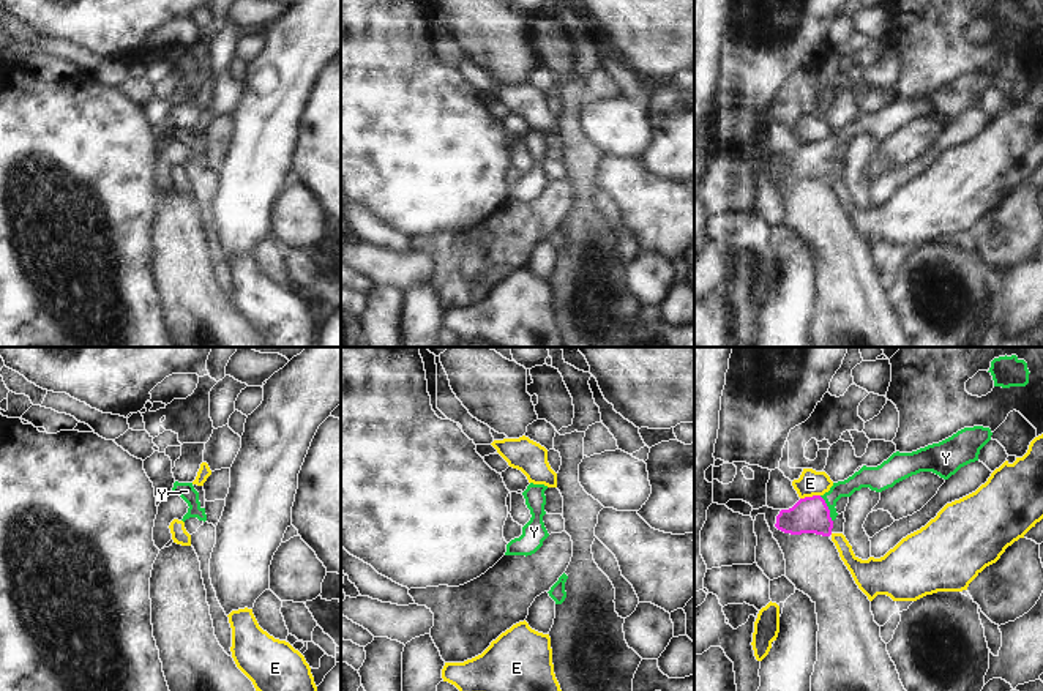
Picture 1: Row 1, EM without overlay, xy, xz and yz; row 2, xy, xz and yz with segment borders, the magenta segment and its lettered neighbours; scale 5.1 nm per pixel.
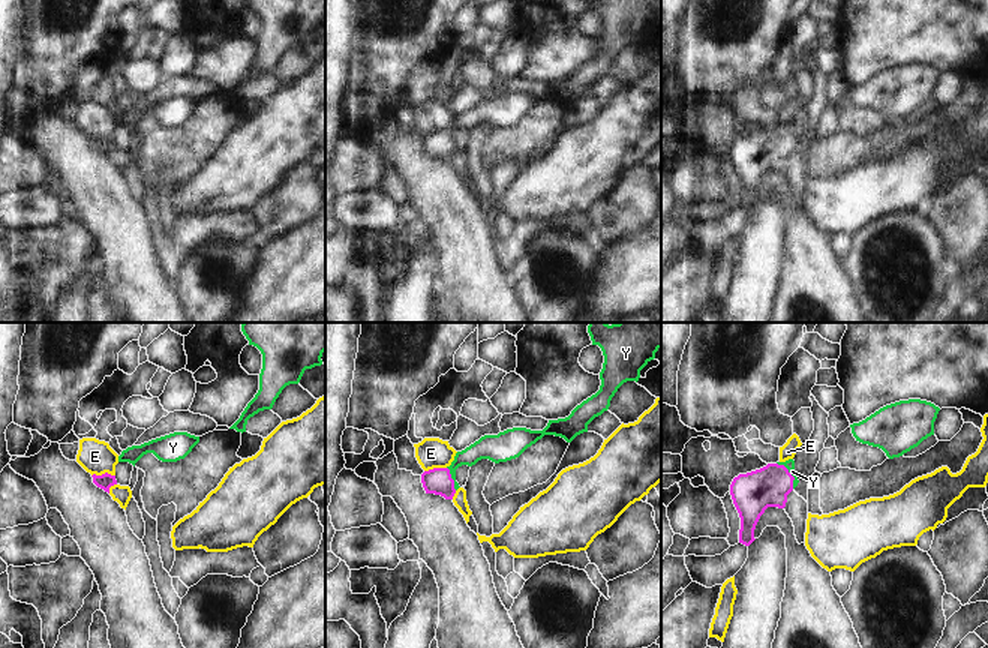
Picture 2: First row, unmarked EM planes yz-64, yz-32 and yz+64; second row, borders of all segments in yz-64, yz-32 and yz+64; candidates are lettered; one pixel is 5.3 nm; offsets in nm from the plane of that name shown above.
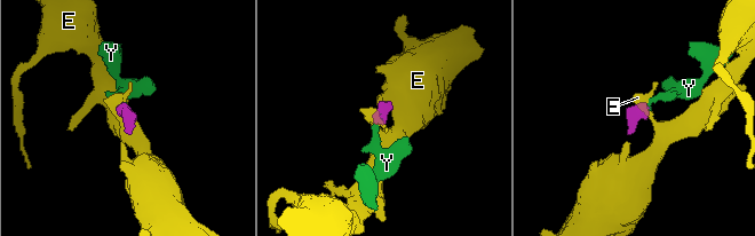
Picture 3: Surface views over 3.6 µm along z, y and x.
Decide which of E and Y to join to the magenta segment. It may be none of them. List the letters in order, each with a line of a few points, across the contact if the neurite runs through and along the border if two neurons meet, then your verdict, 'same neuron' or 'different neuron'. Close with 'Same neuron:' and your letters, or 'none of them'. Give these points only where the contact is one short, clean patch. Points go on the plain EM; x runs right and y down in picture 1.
E: line yz (819, 141), (800, 145); different neuron
Y: line yz (810, 161), (827, 155), (841, 136), (865, 123); same neuron
Same neuron: Y

